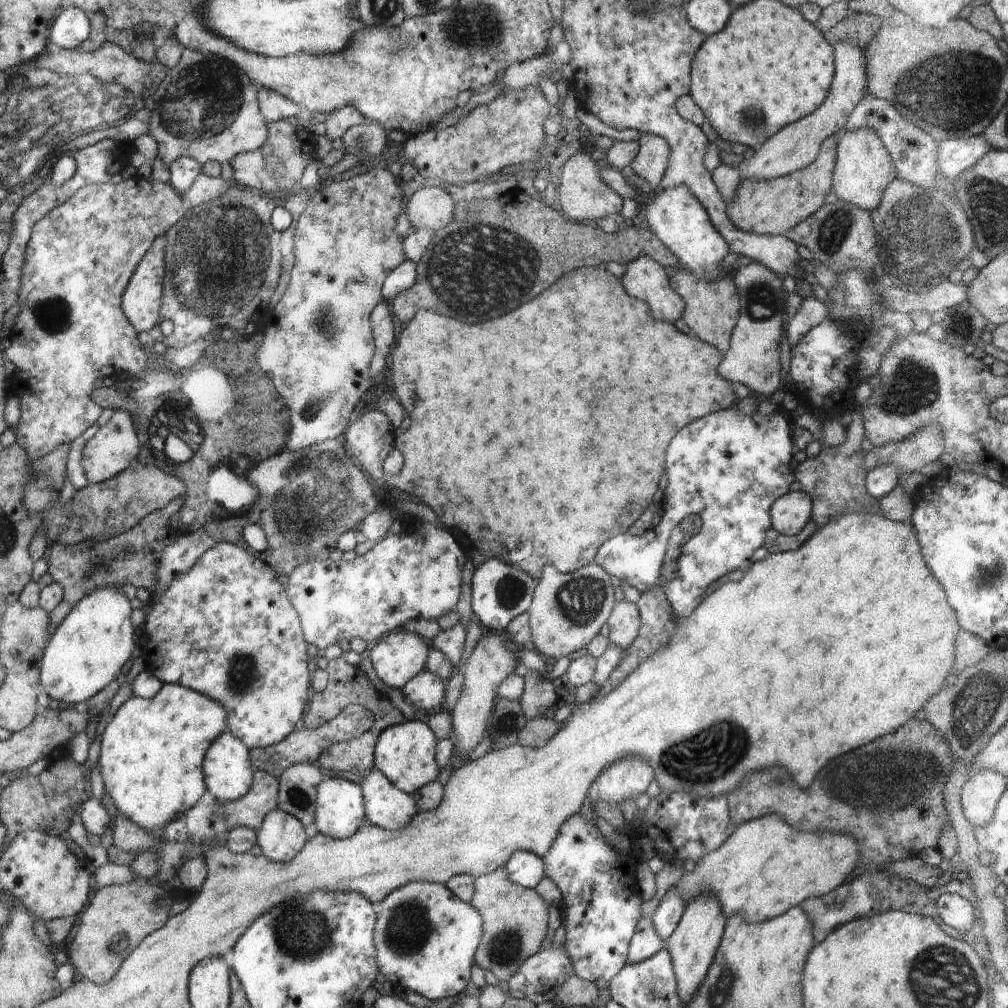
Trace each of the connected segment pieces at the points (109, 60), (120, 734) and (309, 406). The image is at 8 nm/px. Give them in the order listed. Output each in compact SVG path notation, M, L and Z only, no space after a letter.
M107 40L94 52L54 47L48 54L44 54L44 58L38 58L35 66L36 68L29 69L30 72L28 72L31 88L47 86L48 84L62 88L62 76L83 75L84 73L91 74L94 78L107 83L122 85L130 92L133 99L131 116L145 108L146 98L155 92L159 82L168 71L168 68L158 60L154 63L138 61L132 53L127 54L119 45Z
M166 683L155 697L149 699L134 695L126 700L112 717L112 722L104 730L98 761L101 775L104 779L105 790L110 794L117 810L125 814L129 819L132 819L132 822L138 824L147 833L156 834L157 830L163 829L163 826L167 825L168 821L172 821L179 814L184 814L194 808L207 790L206 776L203 774L203 762L206 760L207 750L210 748L212 742L214 742L214 739L224 732L228 732L226 708L215 699L208 698L205 694L200 694L179 684Z
M372 169L353 176L348 174L339 179L332 179L322 189L315 191L307 209L299 218L298 228L295 229L295 265L290 268L292 271L291 281L282 299L272 308L270 316L265 316L260 323L262 330L266 330L266 332L262 332L263 345L259 348L260 366L263 366L264 372L272 374L272 382L276 382L276 390L280 390L280 394L284 394L284 402L288 403L289 413L292 415L291 434L288 437L286 451L297 451L324 442L324 440L338 439L338 436L344 434L344 430L348 426L348 420L350 420L354 406L358 404L358 400L362 398L364 392L370 391L370 386L372 386L370 371L375 356L375 335L371 323L371 313L374 312L376 304L382 298L380 286L382 286L387 273L407 259L407 253L403 249L404 238L395 231L396 218L402 210L402 196L404 196L404 192L396 186L394 176L388 172L388 169Z

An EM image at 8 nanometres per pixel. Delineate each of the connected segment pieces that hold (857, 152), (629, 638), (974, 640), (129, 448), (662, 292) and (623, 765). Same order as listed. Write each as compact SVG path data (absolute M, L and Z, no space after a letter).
M872 129L847 130L843 136L839 137L832 188L839 200L865 211L874 210L880 204L888 183L896 178L897 170L892 157L878 134Z
M626 598L616 601L611 616L608 617L610 626L608 638L622 650L634 644L636 636L639 636L639 629L642 628L642 616L636 605Z
M960 629L955 636L955 672L975 665L986 656L991 648L979 636Z
M115 410L111 419L101 426L94 437L87 442L83 450L81 465L90 484L101 483L116 477L131 465L136 456L139 456L138 448L141 448L141 444L138 444L139 438L136 438L137 432L134 432L132 419L128 411Z
M642 255L627 264L621 276L628 294L652 306L656 320L681 318L685 310L684 299L670 288L664 268L655 259Z
M630 755L619 758L615 764L608 765L591 786L588 798L593 806L600 801L621 802L636 799L638 794L646 792L655 778L655 770L646 759Z

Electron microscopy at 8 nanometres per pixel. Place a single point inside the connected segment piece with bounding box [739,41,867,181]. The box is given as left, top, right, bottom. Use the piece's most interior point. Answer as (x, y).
(795, 146)

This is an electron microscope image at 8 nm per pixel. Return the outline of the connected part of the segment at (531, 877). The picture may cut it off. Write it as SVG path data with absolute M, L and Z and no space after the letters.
M527 850L516 852L504 869L508 871L513 883L529 889L535 889L545 876L543 858Z

